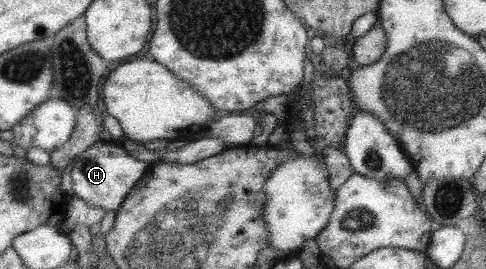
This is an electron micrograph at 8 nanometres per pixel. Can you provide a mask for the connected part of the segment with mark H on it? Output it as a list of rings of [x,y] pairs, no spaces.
[[[97,142],[75,159],[72,170],[74,193],[76,197],[85,200],[89,205],[96,205],[109,213],[111,211],[116,213],[129,190],[139,178],[143,178],[146,170],[145,163],[132,158],[124,149],[117,149],[114,143]]]

